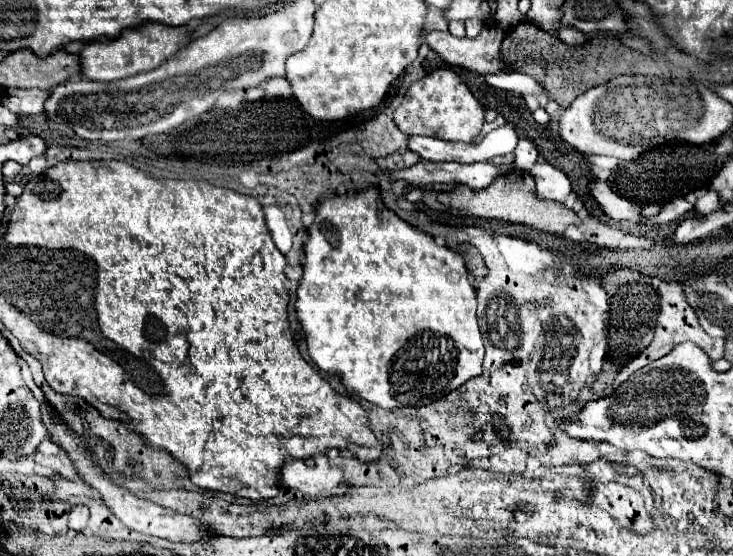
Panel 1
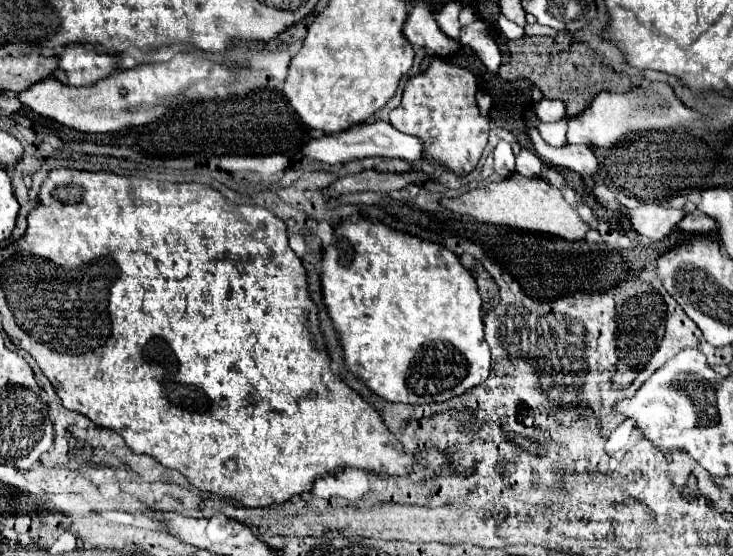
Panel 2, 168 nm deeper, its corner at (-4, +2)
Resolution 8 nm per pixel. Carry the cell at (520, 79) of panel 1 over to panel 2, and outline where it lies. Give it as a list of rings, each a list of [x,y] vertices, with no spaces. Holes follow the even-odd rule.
[[[474,21],[468,27],[462,27],[462,37],[460,43],[474,49],[476,55],[482,59],[482,63],[488,67],[490,73],[498,73],[500,67],[500,49],[496,45],[496,41],[492,39],[486,23],[482,21]]]

